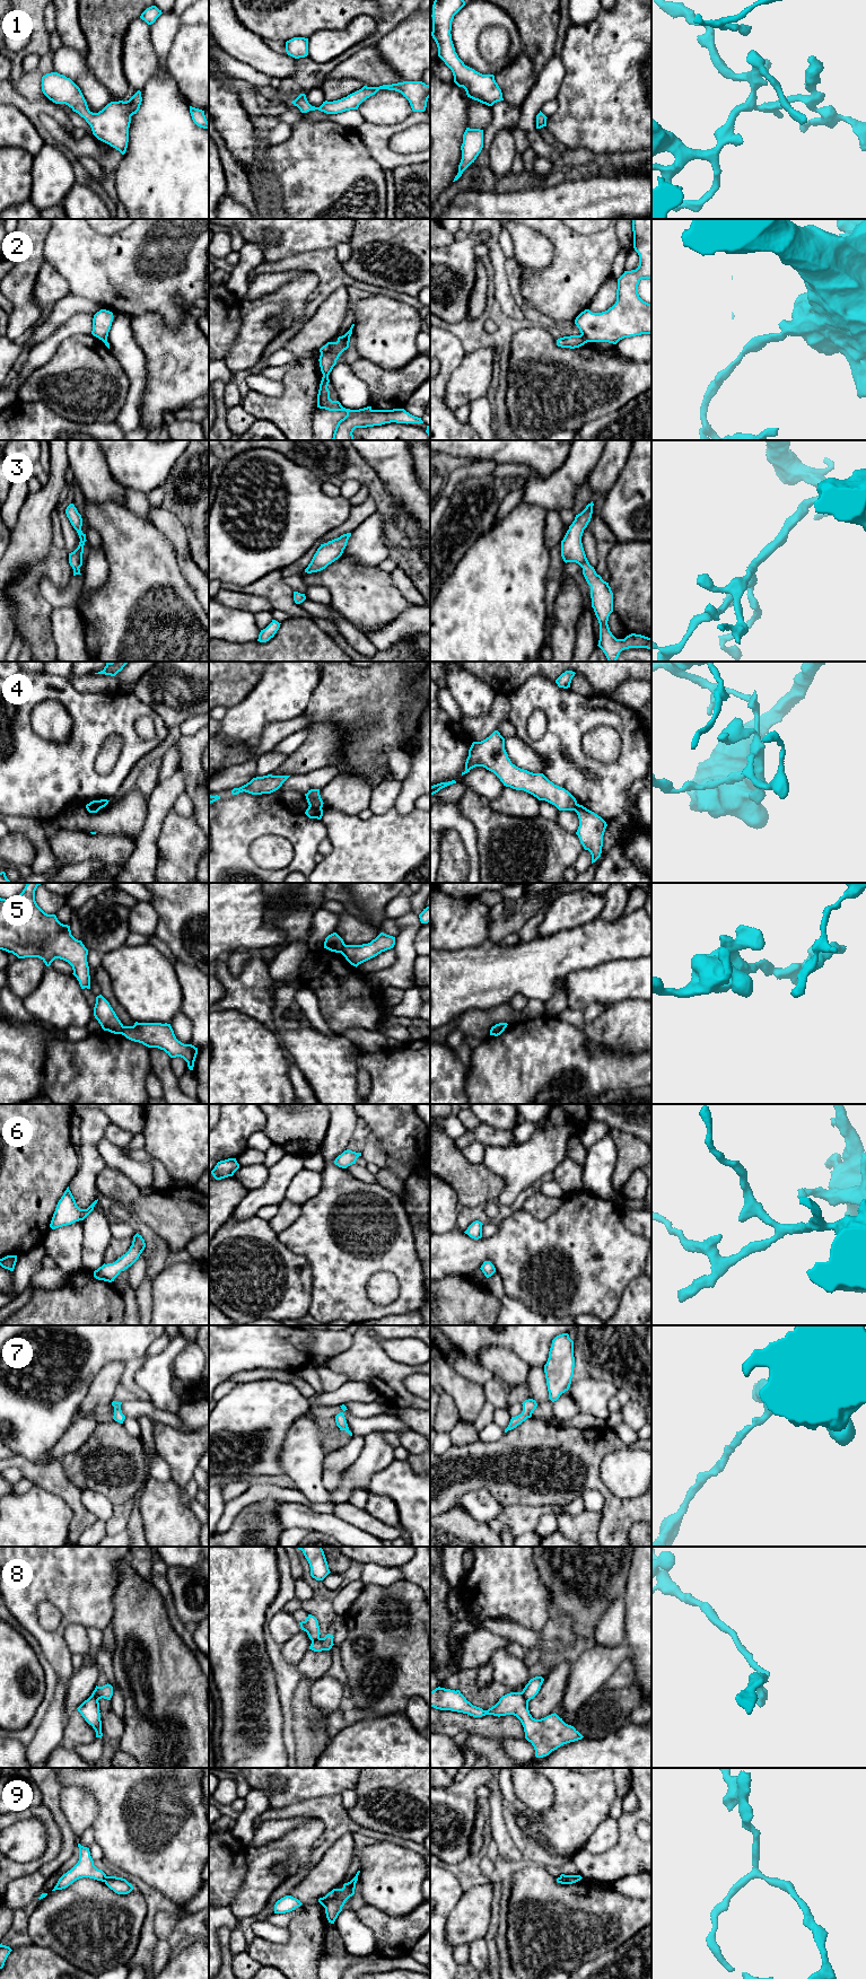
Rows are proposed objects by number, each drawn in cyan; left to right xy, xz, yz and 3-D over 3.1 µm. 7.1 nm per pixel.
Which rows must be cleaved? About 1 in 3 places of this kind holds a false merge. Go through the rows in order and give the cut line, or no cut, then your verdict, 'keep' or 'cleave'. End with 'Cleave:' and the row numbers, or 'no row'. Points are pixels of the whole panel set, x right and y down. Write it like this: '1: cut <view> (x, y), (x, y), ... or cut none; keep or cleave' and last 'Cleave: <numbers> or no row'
1: cut none; keep
2: cut yz (582, 333), (588, 341); cleave
3: cut none; keep
4: cut xz (309, 805), (321, 808); cleave
5: cut xz (344, 944), (340, 952); cleave
6: cut none; keep
7: cut none; keep
8: cut yz (521, 1692), (527, 1701); cleave
9: cut xy (106, 1876), (103, 1881); cleave
Cleave: 2, 4, 5, 8, 9

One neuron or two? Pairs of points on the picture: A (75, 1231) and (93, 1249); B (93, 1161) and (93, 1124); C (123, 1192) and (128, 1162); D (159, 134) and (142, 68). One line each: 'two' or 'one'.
A: two
B: one
C: two
D: two

